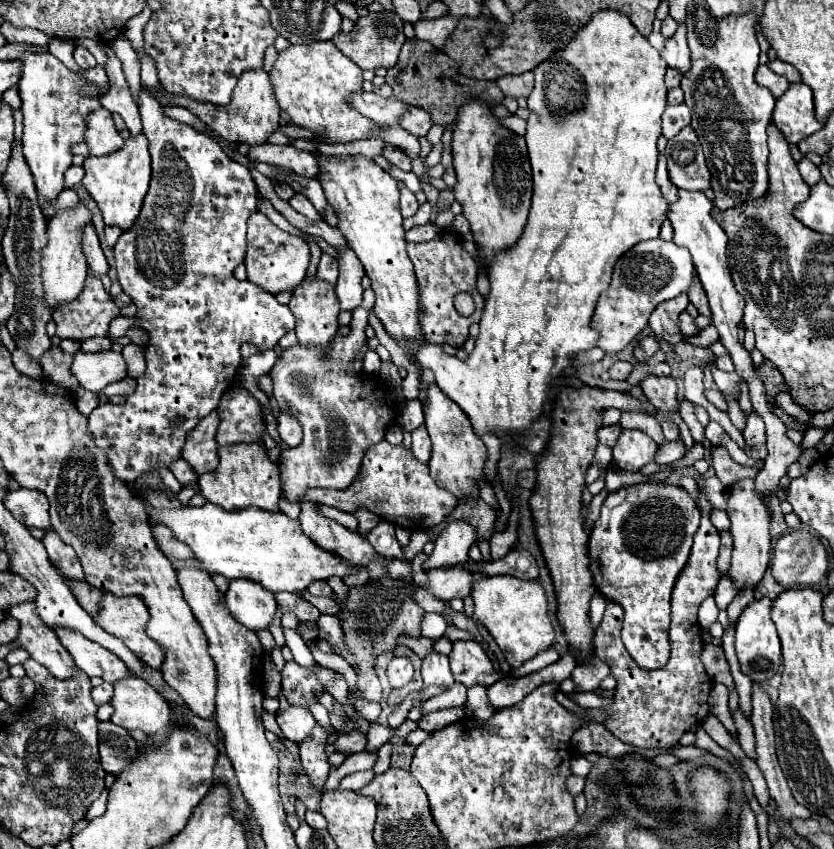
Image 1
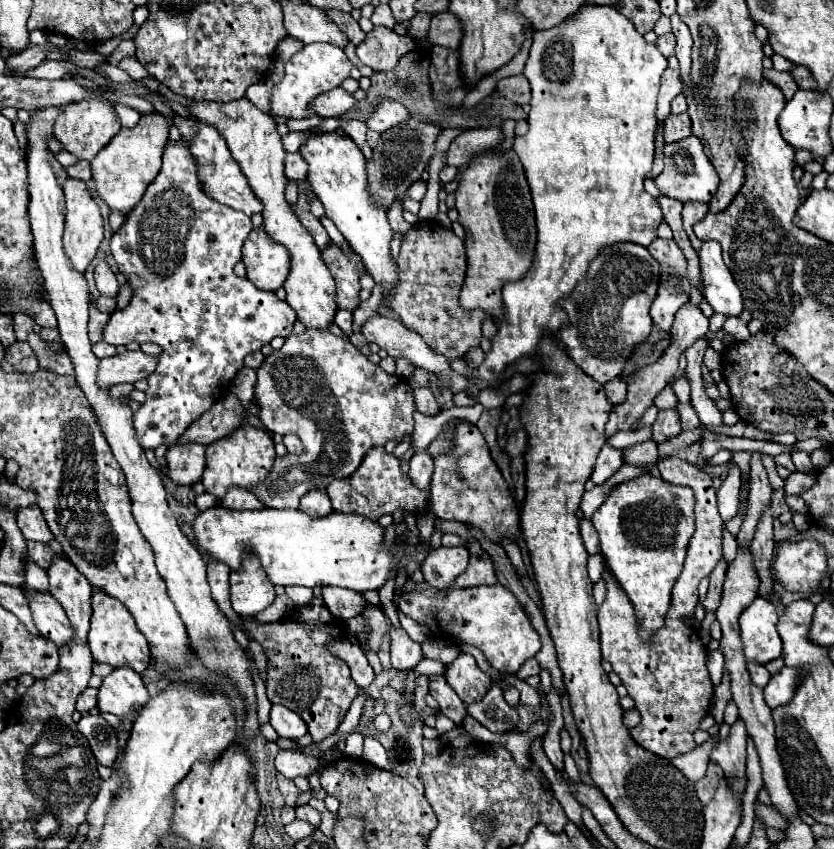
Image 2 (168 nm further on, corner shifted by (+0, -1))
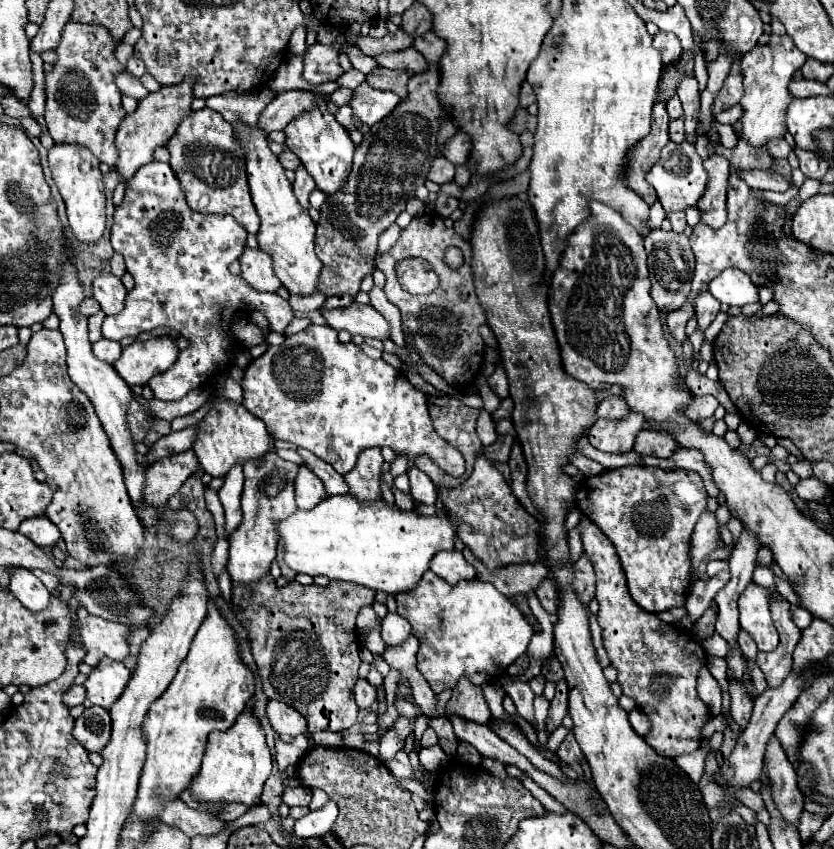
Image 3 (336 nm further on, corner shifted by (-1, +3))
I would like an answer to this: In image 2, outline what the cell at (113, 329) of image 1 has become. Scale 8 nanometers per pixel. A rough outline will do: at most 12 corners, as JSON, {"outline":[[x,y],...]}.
{"outline":[[184,142],[110,240],[104,340],[164,348],[134,414],[172,446],[296,316],[232,272],[252,222]]}

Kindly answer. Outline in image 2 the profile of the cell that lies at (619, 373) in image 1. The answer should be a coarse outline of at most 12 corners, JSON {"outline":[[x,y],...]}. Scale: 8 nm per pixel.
{"outline":[[614,378],[604,384],[608,402],[618,406],[626,400],[626,382]]}

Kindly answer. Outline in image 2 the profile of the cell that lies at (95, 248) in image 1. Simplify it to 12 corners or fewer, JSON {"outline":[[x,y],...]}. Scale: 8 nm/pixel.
{"outline":[[104,260],[94,280],[100,296],[118,296],[116,276]]}

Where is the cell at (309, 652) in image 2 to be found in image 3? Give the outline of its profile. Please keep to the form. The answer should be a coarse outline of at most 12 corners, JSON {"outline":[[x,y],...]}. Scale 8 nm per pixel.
{"outline":[[269,574],[233,612],[267,698],[311,734],[357,722],[375,590]]}

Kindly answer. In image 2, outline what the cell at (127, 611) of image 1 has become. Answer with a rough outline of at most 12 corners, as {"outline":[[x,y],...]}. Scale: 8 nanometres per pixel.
{"outline":[[92,596],[88,644],[98,664],[150,664],[144,634],[128,608]]}

